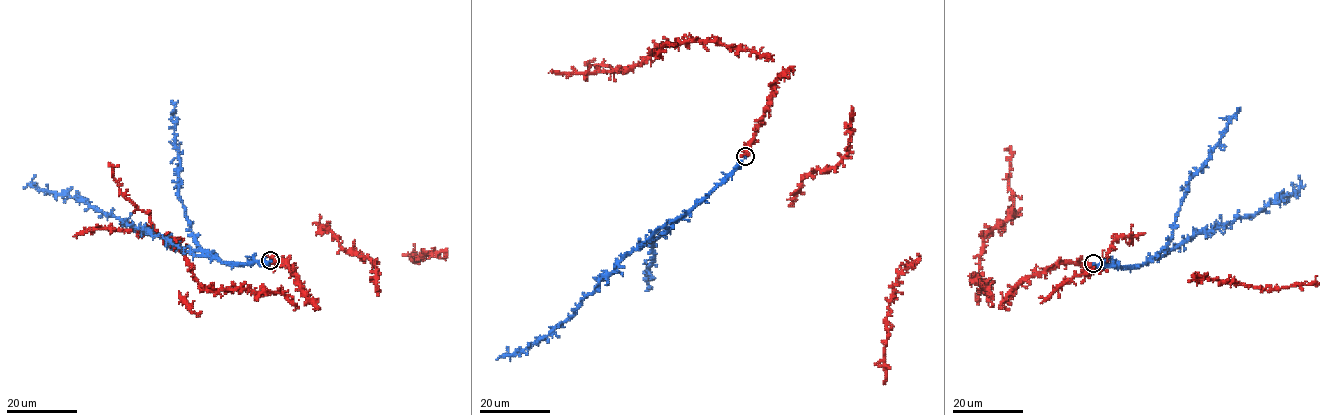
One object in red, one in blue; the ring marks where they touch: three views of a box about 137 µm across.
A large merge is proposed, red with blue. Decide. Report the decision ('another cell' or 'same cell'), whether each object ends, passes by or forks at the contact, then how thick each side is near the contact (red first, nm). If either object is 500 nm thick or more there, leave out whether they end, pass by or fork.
same cell | red forks | blue ends | 400/480 nm

